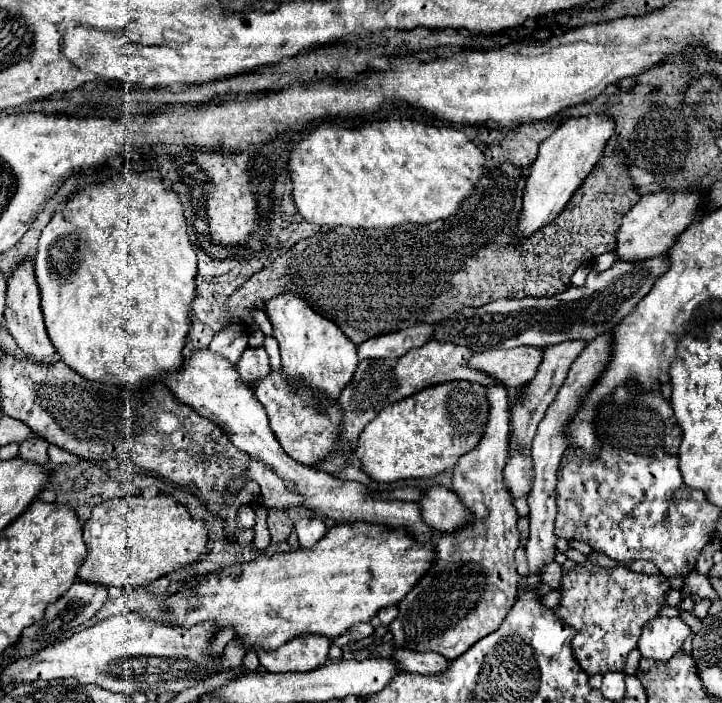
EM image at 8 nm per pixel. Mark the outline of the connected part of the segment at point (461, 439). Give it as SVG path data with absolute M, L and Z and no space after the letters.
M449 381L427 387L399 403L387 405L371 423L367 423L355 455L361 469L377 483L433 477L455 467L459 457L481 441L487 409L485 387L479 383Z

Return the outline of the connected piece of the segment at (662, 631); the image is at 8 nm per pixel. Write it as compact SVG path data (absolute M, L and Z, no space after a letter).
M655 617L649 621L639 637L639 651L647 659L667 661L681 647L691 629L679 617Z

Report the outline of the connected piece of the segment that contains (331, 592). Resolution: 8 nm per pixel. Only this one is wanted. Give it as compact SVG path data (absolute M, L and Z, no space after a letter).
M335 525L329 529L329 533L311 549L295 549L289 553L275 553L273 557L267 557L265 553L259 555L259 559L251 561L251 563L241 563L241 565L233 565L233 567L225 567L219 573L209 573L201 579L195 577L187 577L185 581L177 583L173 593L169 593L169 597L163 601L173 617L175 625L189 625L193 627L195 623L203 623L207 619L215 619L217 621L217 629L223 629L225 625L233 625L237 631L237 637L245 637L245 649L277 649L283 643L287 643L289 639L307 635L307 633L319 633L319 635L327 635L331 639L347 633L355 623L361 621L371 621L381 609L389 607L389 605L397 605L411 589L413 585L419 583L419 577L423 577L423 573L427 573L427 569L431 569L431 561L435 561L435 547L429 541L427 545L419 545L415 541L415 537L411 537L411 533L395 533L395 529L371 529L371 525Z

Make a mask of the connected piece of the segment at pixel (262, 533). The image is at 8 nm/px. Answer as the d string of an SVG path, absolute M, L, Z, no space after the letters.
M255 501L253 509L255 509L255 513L257 513L253 549L255 549L255 551L265 551L265 549L267 549L267 545L269 545L269 529L267 529L267 509L265 509L263 505L259 505L259 501Z

